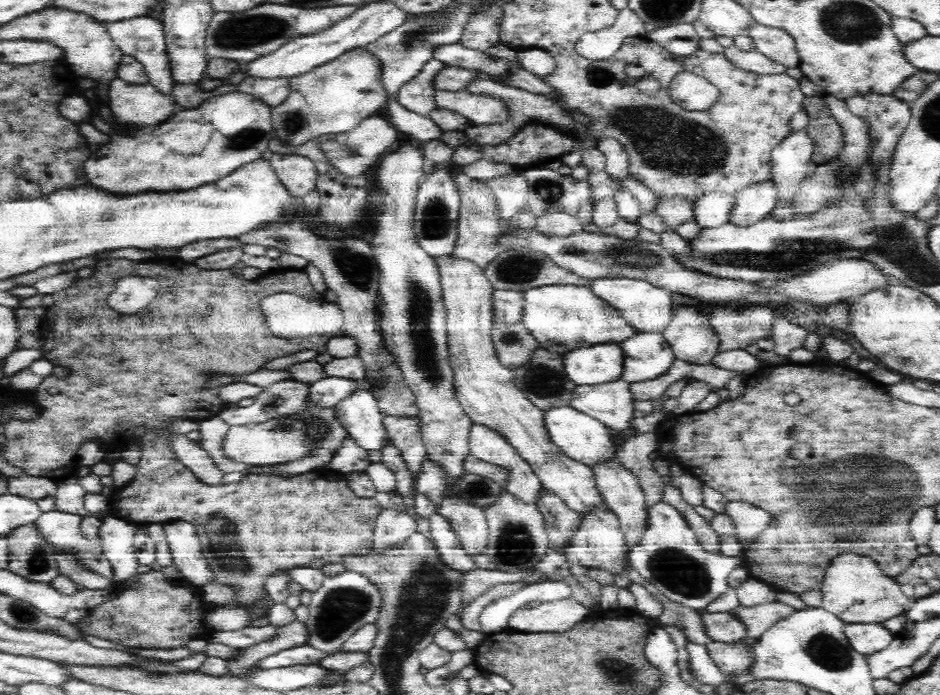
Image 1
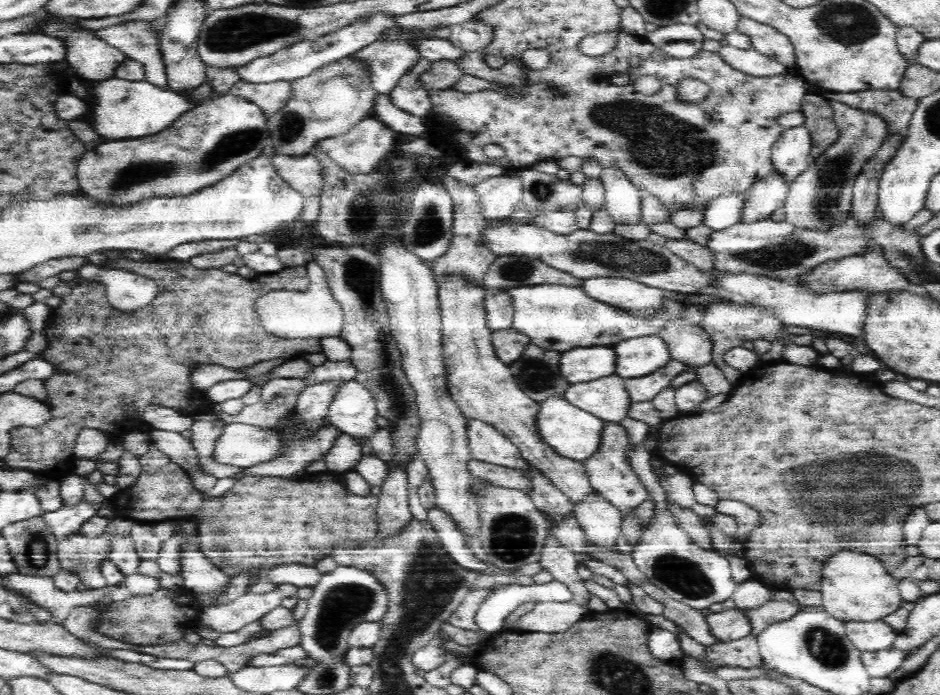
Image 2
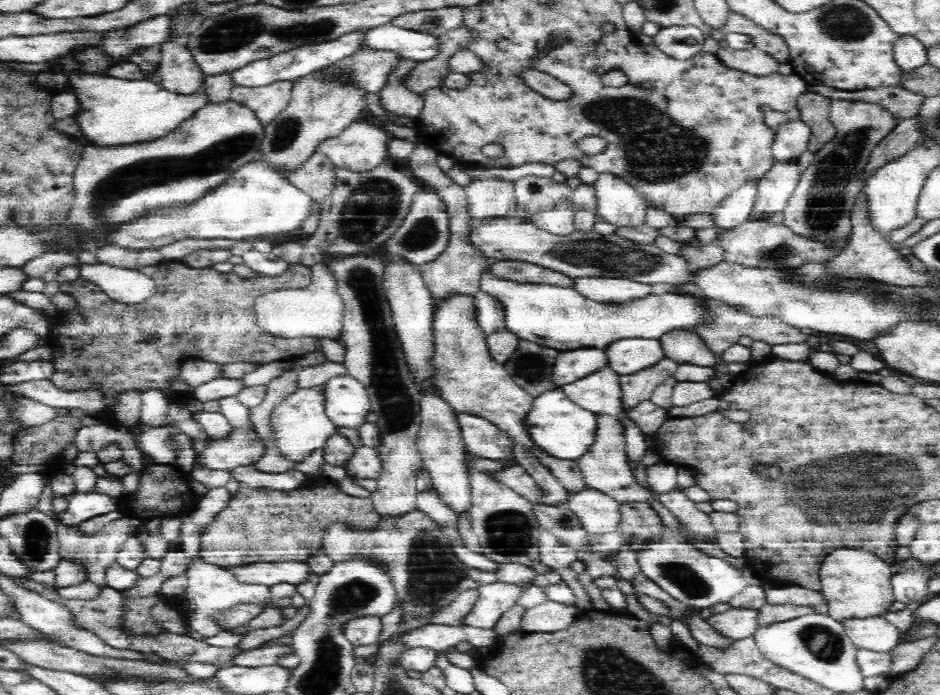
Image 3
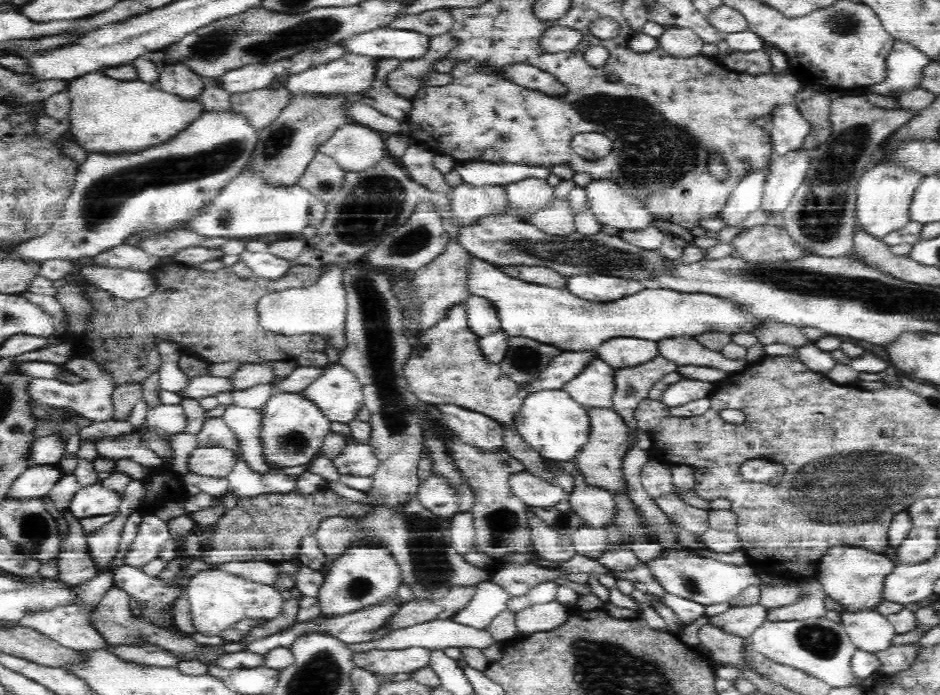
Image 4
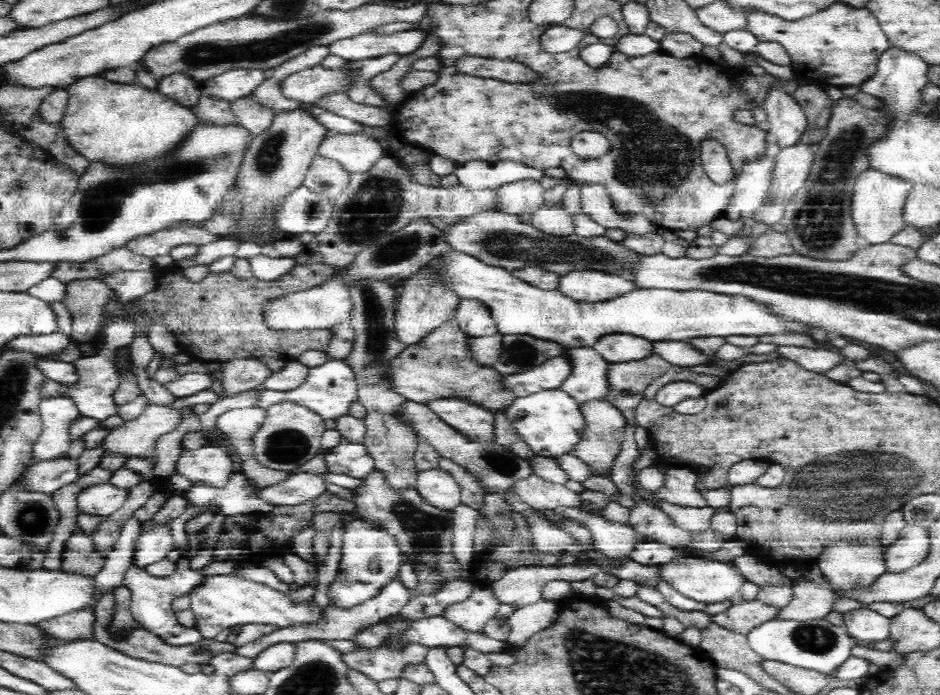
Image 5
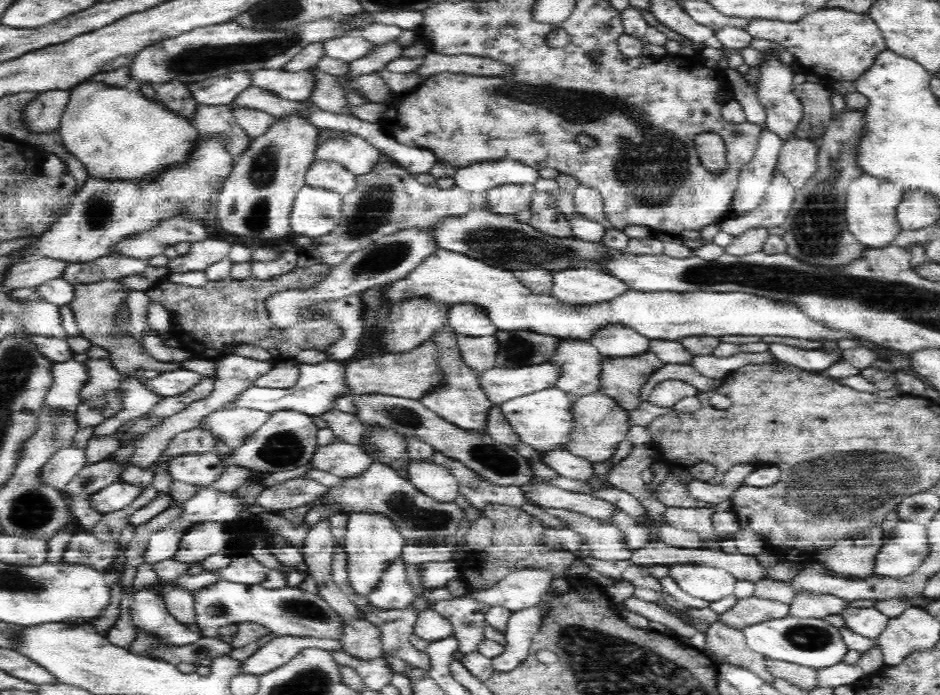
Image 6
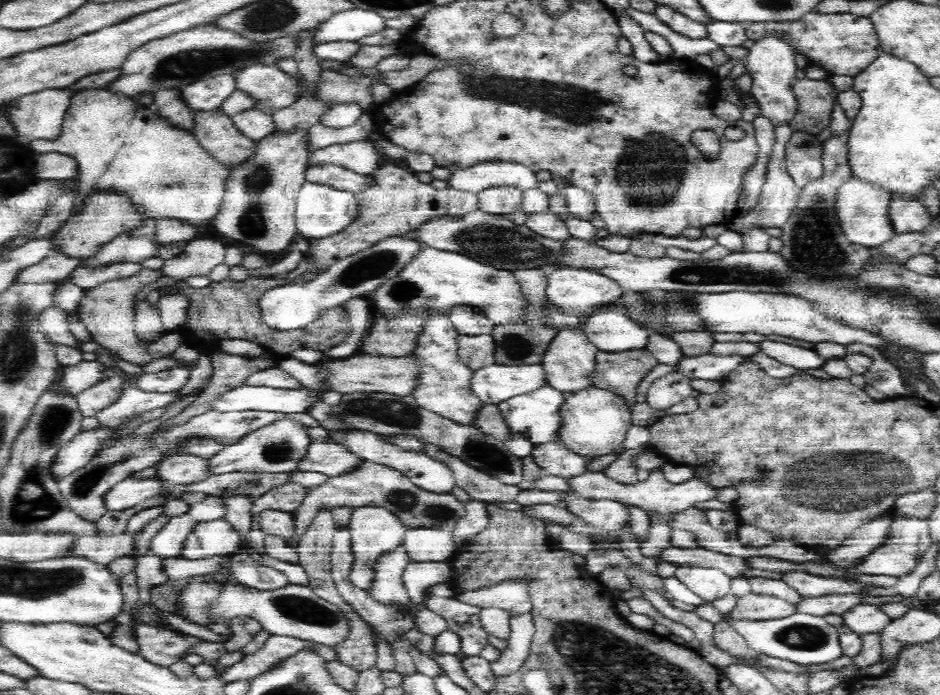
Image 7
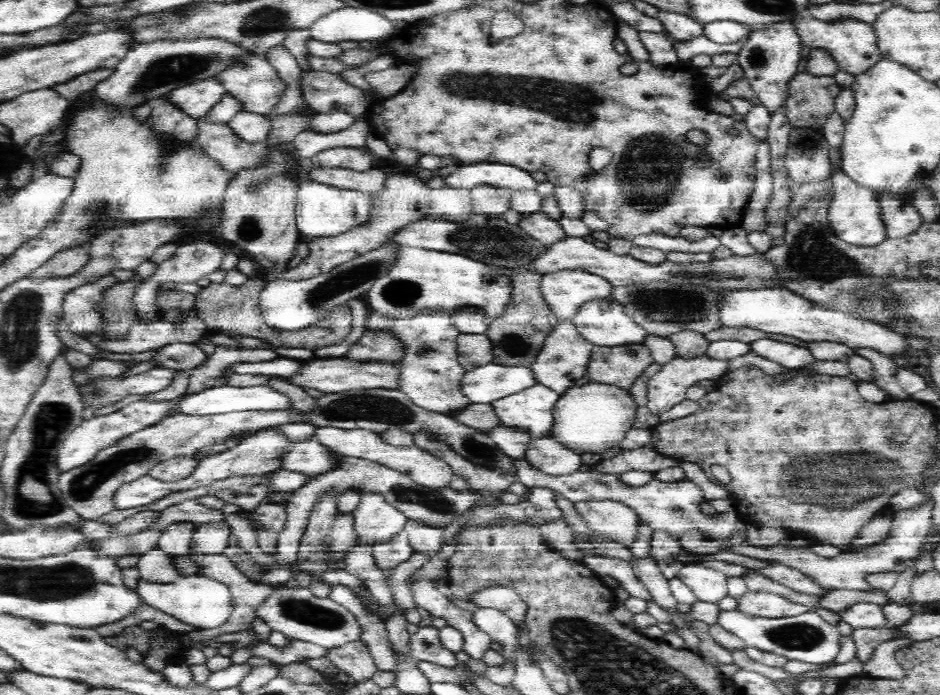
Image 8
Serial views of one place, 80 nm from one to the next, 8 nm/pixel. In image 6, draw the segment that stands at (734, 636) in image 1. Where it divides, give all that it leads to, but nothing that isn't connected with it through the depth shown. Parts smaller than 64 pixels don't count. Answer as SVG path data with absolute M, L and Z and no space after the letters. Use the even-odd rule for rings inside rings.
M754 596L739 600L732 608L718 614L718 621L742 630L767 620L784 618L787 614L788 605Z

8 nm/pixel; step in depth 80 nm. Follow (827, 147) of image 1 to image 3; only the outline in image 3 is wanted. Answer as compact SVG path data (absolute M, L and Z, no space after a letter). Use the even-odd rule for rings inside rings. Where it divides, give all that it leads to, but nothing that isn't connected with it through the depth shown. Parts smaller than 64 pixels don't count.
M810 90L798 99L797 109L802 115L801 121L806 123L811 130L808 150L814 154L820 152L824 145L835 138L837 133L829 119L831 101Z

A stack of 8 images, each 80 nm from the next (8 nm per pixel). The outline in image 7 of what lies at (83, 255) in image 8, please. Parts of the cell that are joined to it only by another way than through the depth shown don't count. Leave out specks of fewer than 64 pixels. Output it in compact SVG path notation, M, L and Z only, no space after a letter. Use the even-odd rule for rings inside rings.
M53 254L47 258L44 258L43 260L37 261L35 264L20 268L15 280L13 281L13 284L54 284L58 281L64 281L65 279L67 280L69 278L69 275L72 273L72 268L74 268L76 264L80 263L82 262L76 262L68 256Z

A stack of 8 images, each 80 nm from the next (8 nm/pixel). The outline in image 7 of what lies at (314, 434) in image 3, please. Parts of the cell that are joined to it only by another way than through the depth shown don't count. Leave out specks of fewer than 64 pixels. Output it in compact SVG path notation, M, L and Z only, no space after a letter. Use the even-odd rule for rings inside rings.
M285 414L272 422L248 433L236 444L225 446L216 455L211 456L211 473L248 471L248 472L297 472L299 464L306 458L309 446L314 442L309 428L299 418Z

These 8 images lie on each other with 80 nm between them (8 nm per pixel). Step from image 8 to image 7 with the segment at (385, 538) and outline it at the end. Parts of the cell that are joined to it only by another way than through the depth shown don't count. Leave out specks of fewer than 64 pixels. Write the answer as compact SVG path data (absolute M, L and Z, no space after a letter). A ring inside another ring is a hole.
M380 507L354 509L347 529L350 533L350 547L352 547L352 570L349 579L354 586L368 592L375 581L379 560L384 559L399 546L403 546L407 530L396 516Z

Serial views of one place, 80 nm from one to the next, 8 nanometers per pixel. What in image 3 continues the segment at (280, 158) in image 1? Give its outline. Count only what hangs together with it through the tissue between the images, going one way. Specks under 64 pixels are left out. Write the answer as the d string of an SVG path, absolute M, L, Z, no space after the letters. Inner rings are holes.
M322 152L311 154L296 168L287 170L285 166L280 168L280 174L296 188L306 193L314 202L318 203L332 189L334 176L332 176L330 159Z

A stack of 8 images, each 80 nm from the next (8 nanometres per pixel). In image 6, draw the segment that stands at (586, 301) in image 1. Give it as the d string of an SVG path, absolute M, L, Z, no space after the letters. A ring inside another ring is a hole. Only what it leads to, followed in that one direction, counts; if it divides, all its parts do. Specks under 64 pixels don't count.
M440 249L431 259L420 264L407 279L388 285L391 302L413 294L451 300L453 304L474 302L484 307L499 331L530 331L552 336L561 342L590 342L592 336L608 327L626 327L649 339L679 341L693 336L772 336L780 339L794 336L810 339L845 338L845 332L828 332L820 323L800 316L796 307L780 306L772 299L760 299L738 292L643 292L629 289L612 300L592 304L570 304L556 294L536 293L517 280L508 269L495 267L449 249Z

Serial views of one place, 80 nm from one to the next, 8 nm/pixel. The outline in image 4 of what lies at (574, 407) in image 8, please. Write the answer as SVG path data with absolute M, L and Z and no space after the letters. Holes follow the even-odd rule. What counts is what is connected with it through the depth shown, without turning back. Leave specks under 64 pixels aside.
M592 410L591 413L591 438L586 447L575 456L574 461L581 470L583 481L588 485L608 491L610 494L616 496L623 504L629 504L629 486L627 486L627 478L624 474L624 459L628 454L628 435L629 428L624 422L624 419L616 411L608 410Z

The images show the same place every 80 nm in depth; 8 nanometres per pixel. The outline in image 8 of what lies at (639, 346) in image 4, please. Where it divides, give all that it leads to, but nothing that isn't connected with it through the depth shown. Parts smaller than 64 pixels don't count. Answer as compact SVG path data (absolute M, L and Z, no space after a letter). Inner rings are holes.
M595 300L570 318L580 334L595 347L624 348L644 344L649 332L628 316L622 304Z

